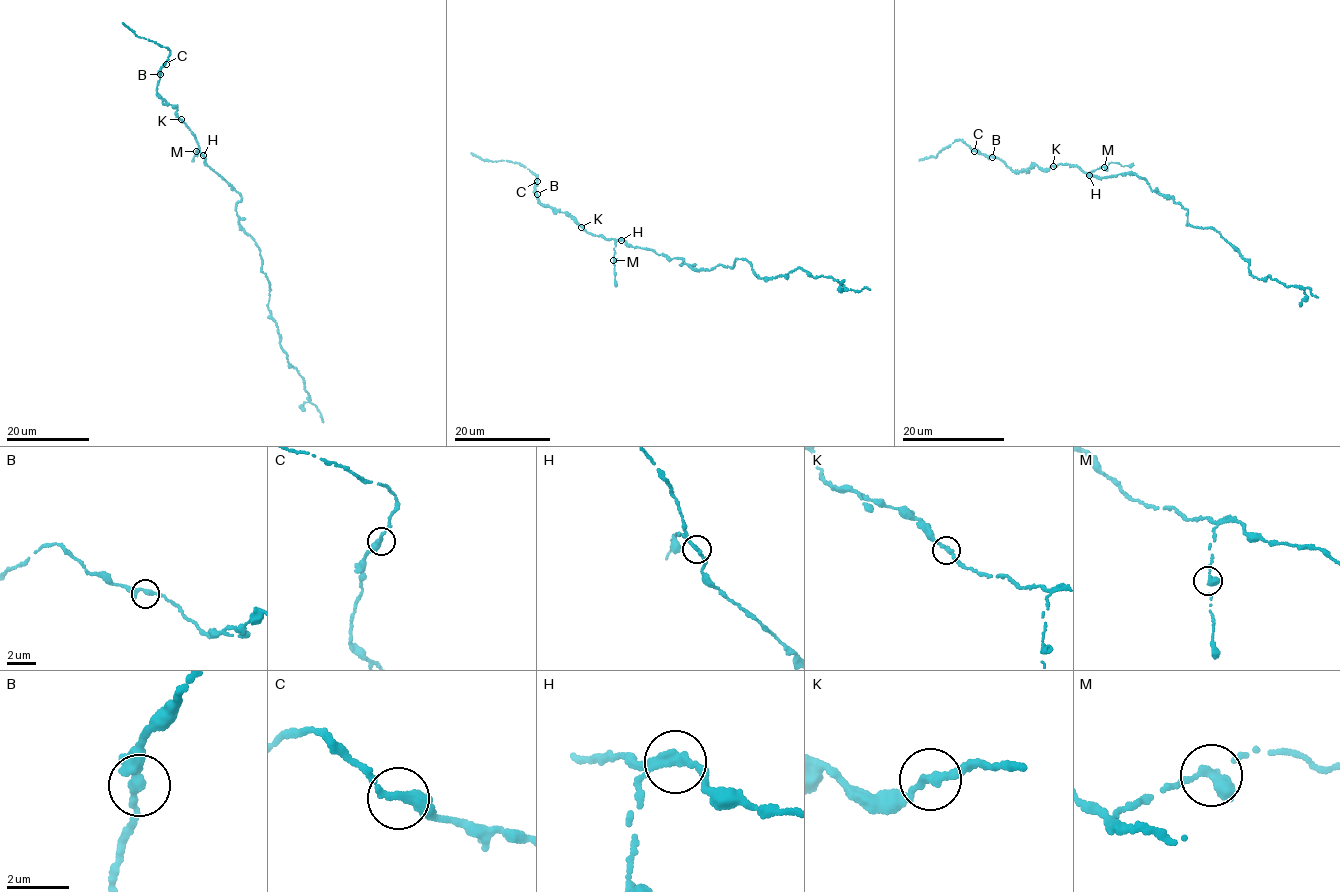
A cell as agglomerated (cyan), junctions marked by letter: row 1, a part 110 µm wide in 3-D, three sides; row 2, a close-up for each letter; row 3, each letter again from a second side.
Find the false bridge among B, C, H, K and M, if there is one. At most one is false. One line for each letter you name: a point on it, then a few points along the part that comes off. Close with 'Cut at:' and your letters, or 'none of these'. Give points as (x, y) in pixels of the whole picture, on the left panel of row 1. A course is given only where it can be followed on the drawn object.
H: (203, 155) | (202, 155), (241, 197), (237, 213), (262, 260), (280, 346), (323, 422)
Cut at: H

